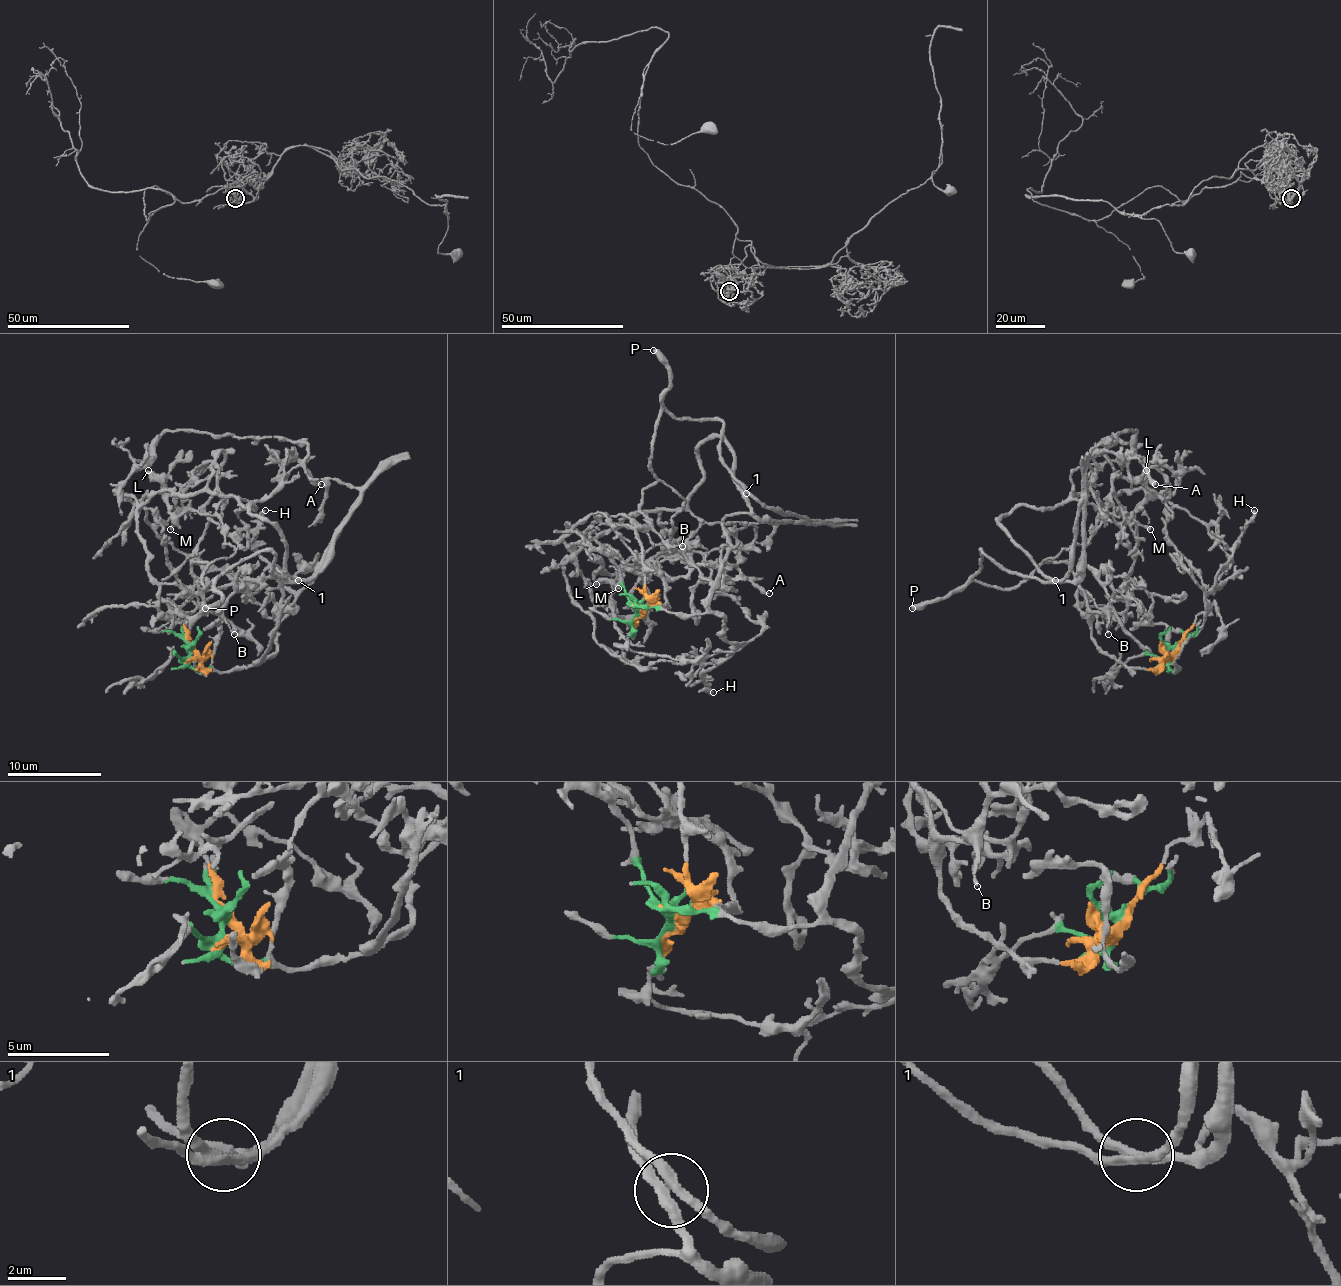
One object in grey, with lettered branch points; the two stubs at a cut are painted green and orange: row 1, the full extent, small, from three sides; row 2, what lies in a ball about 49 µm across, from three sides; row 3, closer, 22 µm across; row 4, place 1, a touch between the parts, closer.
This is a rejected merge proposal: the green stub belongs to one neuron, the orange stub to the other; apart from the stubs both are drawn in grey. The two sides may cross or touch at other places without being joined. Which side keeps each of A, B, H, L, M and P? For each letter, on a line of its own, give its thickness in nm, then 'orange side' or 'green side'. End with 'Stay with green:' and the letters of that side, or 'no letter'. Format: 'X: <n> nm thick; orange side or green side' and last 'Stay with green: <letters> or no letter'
A: 360 nm thick; green side
B: 170 nm thick; orange side
H: 320 nm thick; green side
L: 400 nm thick; orange side
M: 220 nm thick; orange side
P: 440 nm thick; orange side
Stay with green: A, H

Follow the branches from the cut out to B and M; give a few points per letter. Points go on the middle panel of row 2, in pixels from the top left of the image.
B: (640, 611), (647, 595), (642, 543), (635, 534), (637, 529), (652, 531), (670, 546), (682, 546)
M: (640, 611), (635, 534), (649, 524), (640, 503), (663, 482), (684, 506), (673, 534), (633, 557), (619, 588)

